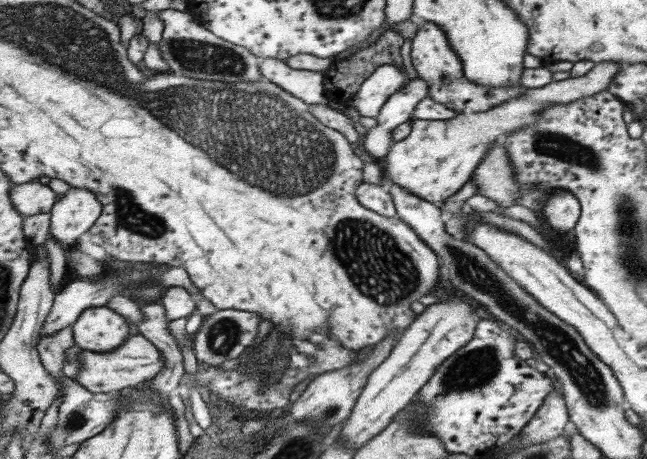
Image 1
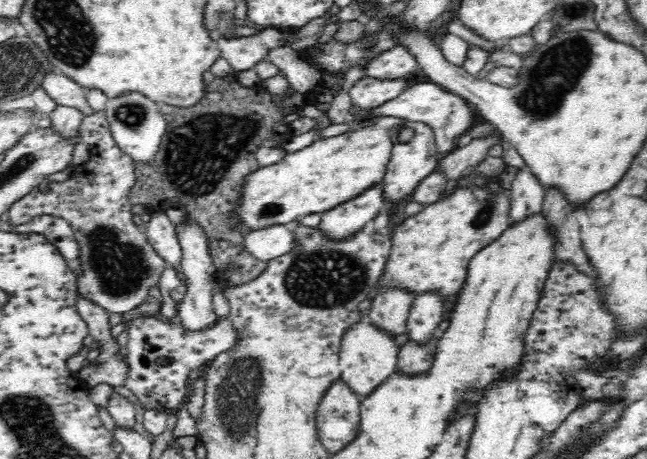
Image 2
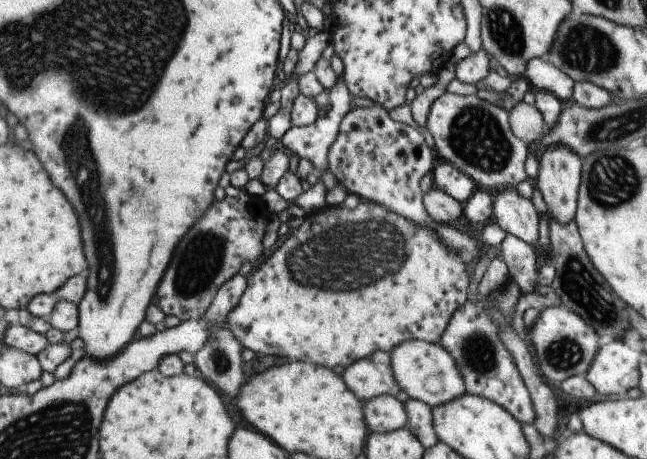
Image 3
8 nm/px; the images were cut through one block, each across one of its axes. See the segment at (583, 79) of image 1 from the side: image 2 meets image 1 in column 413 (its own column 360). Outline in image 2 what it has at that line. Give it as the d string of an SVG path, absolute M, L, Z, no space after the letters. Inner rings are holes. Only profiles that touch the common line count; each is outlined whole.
M376 117L371 120L360 119L352 123L352 131L342 136L321 138L286 156L272 166L260 166L243 181L239 189L238 200L235 201L234 209L231 210L226 222L226 232L234 231L235 234L248 235L250 231L262 231L268 227L291 226L294 220L298 220L306 214L314 212L325 213L339 204L348 202L362 194L370 185L382 182L385 178L386 164L390 160L390 150L396 135L404 119L394 117Z

